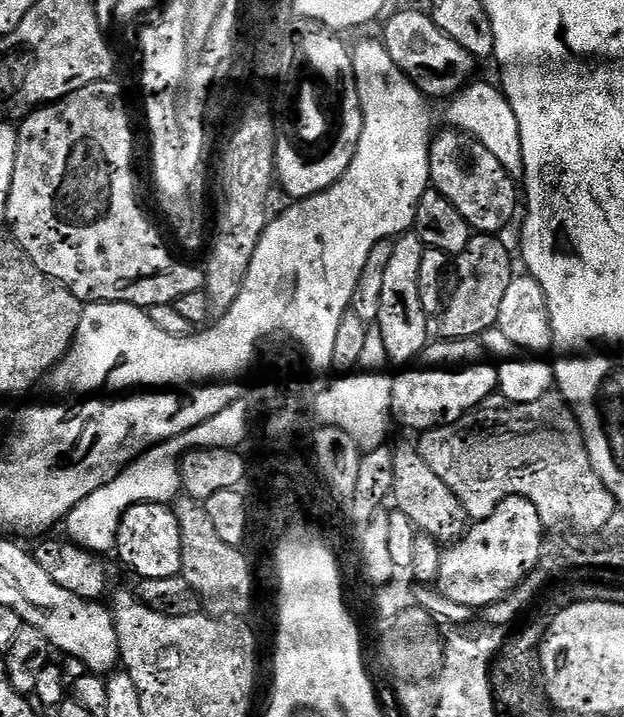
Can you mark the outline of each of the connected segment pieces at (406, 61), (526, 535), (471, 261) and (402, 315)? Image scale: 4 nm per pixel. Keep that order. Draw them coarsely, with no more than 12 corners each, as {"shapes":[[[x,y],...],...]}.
{"shapes":[[[396,12],[382,43],[425,97],[451,98],[477,61],[424,12]],[[508,496],[444,551],[436,589],[475,610],[531,574],[546,535]],[[496,234],[455,257],[456,289],[438,317],[444,340],[496,327],[514,275]],[[395,237],[375,325],[393,365],[430,343],[422,238]]]}

